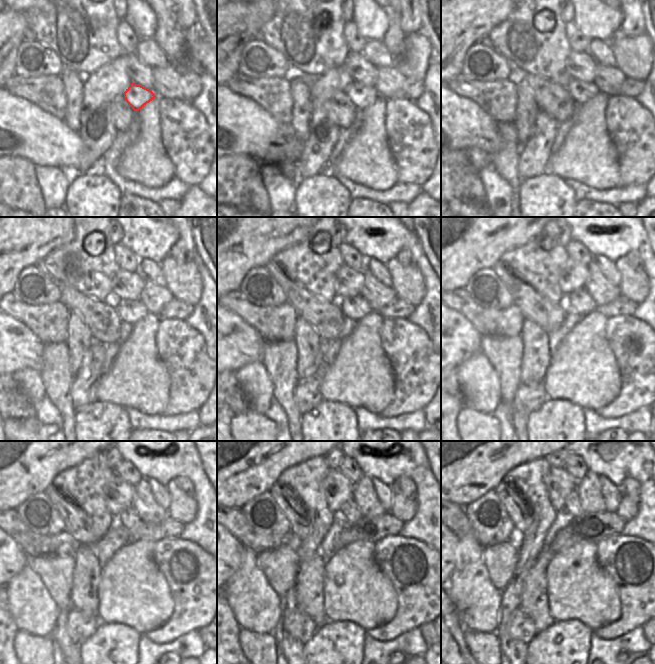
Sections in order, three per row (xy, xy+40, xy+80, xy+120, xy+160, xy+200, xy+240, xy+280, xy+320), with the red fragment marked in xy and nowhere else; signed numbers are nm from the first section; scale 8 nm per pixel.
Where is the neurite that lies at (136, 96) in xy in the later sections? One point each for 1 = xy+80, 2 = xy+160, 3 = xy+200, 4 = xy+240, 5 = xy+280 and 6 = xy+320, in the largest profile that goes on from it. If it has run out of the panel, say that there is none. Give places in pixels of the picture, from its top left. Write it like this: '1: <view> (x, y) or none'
1: xy+80 (581, 91)
2: xy+160 (354, 308)
3: xy+200 (580, 302)
4: xy+240 (128, 519)
5: xy+280 (351, 513)
6: xy+320 (573, 505)

